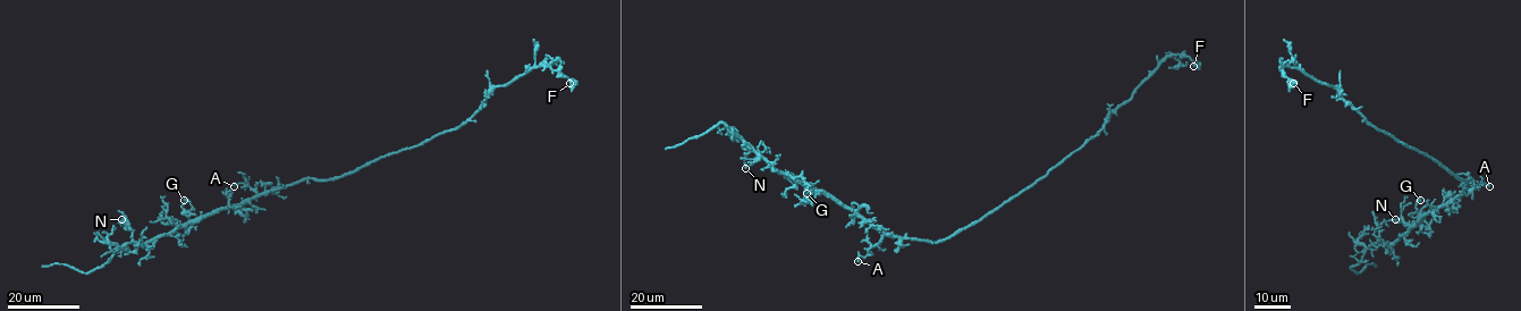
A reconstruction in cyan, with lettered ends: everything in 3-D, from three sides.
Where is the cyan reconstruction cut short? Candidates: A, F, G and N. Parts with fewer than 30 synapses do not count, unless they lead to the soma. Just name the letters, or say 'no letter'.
no letter

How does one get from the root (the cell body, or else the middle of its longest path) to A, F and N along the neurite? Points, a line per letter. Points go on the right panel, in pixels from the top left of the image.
A: (1465, 179), (1469, 177), (1462, 194), (1483, 183), (1489, 186)
F: (1465, 179), (1375, 128), (1333, 86), (1318, 82), (1299, 68), (1283, 66), (1289, 85), (1293, 83)
N: (1465, 179), (1469, 177), (1465, 187), (1453, 200), (1386, 244), (1379, 226), (1395, 219)

